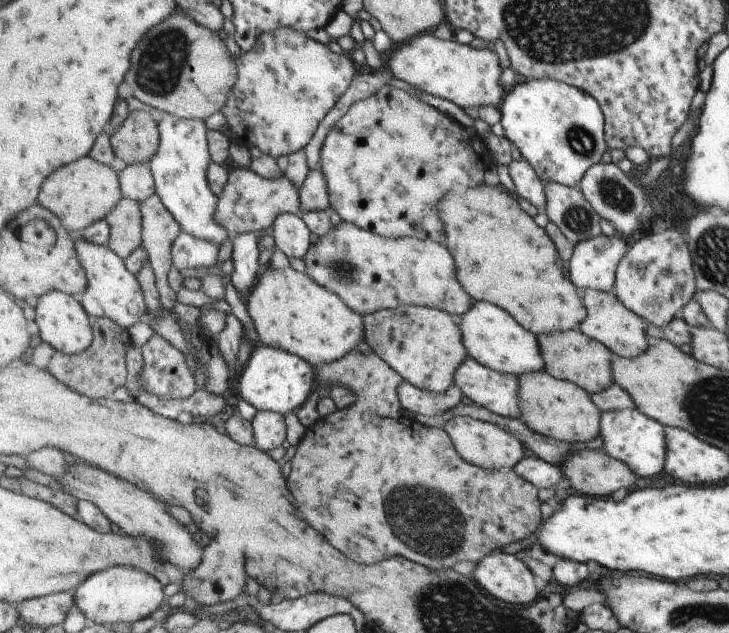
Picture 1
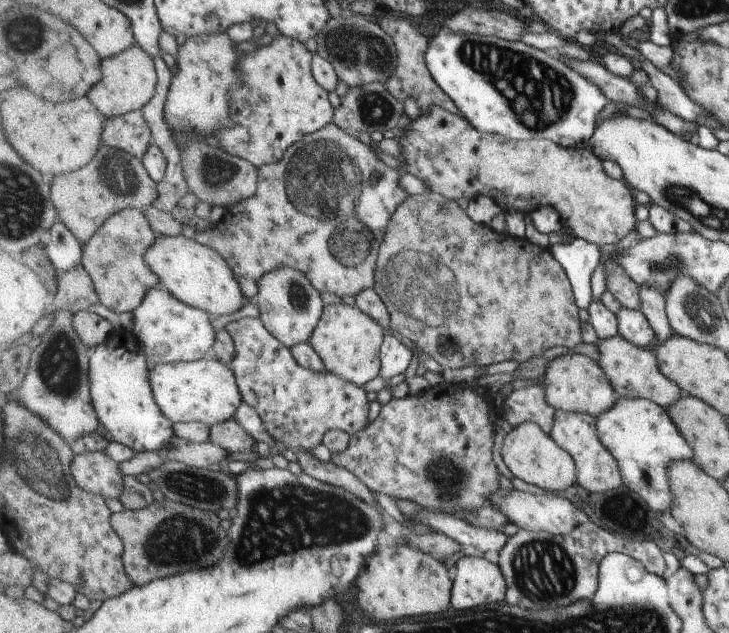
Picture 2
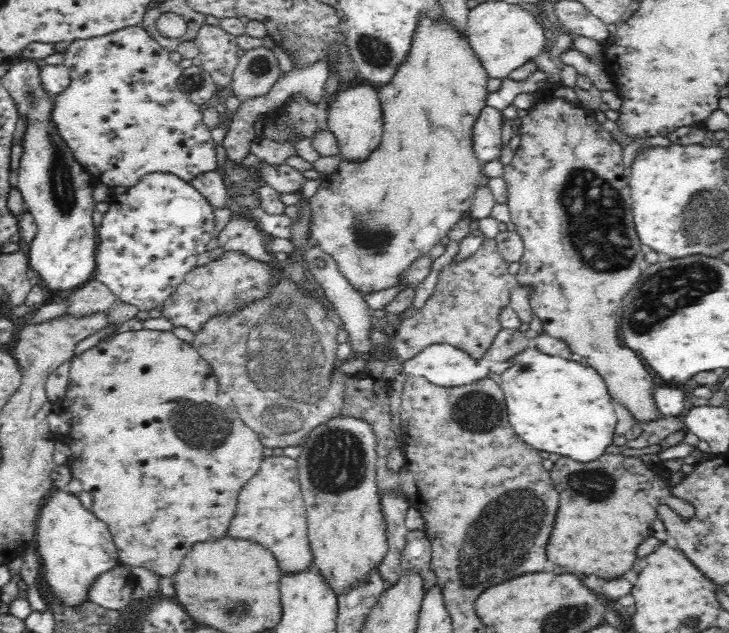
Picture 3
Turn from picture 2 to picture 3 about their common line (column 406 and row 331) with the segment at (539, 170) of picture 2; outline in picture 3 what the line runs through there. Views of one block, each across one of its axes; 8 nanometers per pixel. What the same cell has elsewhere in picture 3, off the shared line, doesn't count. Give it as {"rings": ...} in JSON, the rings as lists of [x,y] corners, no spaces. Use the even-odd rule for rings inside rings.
{"rings":[[[141,329],[138,331],[122,332],[118,334],[115,333],[114,335],[100,341],[97,346],[94,346],[93,348],[86,350],[86,352],[83,354],[74,357],[71,360],[71,368],[70,371],[68,371],[68,378],[69,382],[66,386],[66,394],[63,396],[64,403],[62,404],[61,410],[65,417],[71,419],[71,430],[69,431],[69,434],[73,441],[68,443],[69,447],[72,449],[72,456],[66,466],[70,468],[72,478],[74,478],[74,480],[78,480],[78,482],[82,482],[83,490],[86,490],[86,492],[92,496],[92,506],[89,508],[89,510],[92,514],[95,514],[98,519],[104,522],[104,524],[106,524],[107,529],[110,531],[110,534],[113,537],[116,548],[118,549],[118,556],[121,564],[129,567],[137,566],[146,568],[156,574],[159,574],[161,577],[174,577],[181,570],[180,566],[182,561],[184,560],[186,554],[191,550],[192,545],[197,545],[200,542],[216,542],[216,540],[226,537],[228,525],[230,524],[232,518],[234,518],[234,514],[236,514],[240,491],[250,480],[250,478],[253,478],[260,471],[262,459],[265,457],[262,452],[264,446],[261,443],[261,440],[253,430],[250,430],[243,423],[243,420],[240,417],[235,420],[234,418],[230,417],[230,413],[226,413],[226,410],[218,408],[217,380],[216,377],[214,377],[213,370],[211,369],[210,365],[208,365],[208,363],[206,363],[206,361],[200,357],[200,354],[194,349],[194,347],[192,347],[192,344],[181,341],[173,334],[173,332],[170,331]]]}

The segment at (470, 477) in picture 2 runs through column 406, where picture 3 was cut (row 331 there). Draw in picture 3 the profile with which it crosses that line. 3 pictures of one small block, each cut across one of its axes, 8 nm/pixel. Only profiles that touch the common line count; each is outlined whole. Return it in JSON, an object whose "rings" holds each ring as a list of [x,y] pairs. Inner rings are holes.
{"rings":[[[484,239],[479,249],[468,258],[444,266],[424,307],[412,318],[404,320],[394,336],[394,355],[406,361],[426,346],[450,344],[474,361],[480,361],[502,329],[498,320],[500,308],[509,306],[512,291],[519,286],[508,267],[509,262],[501,257],[494,239]]]}

